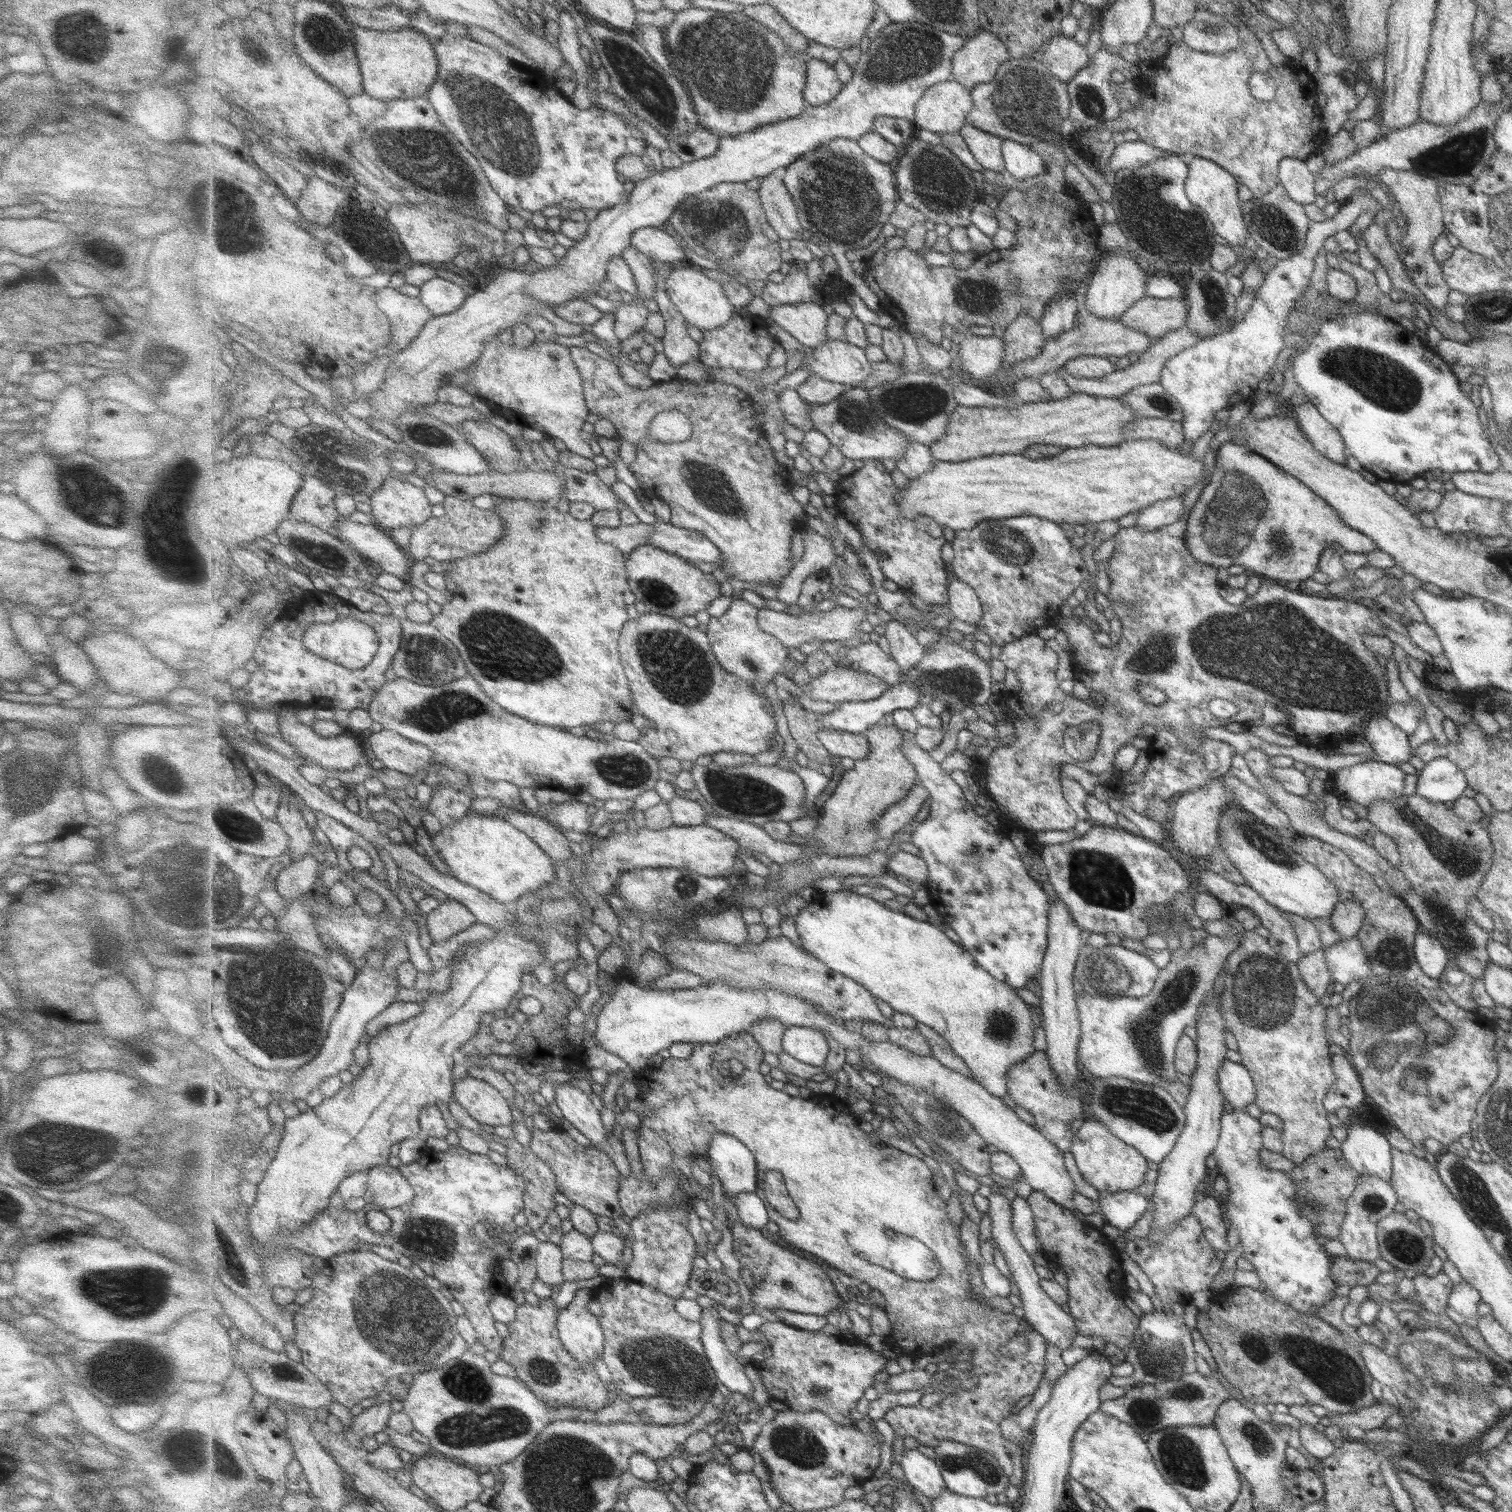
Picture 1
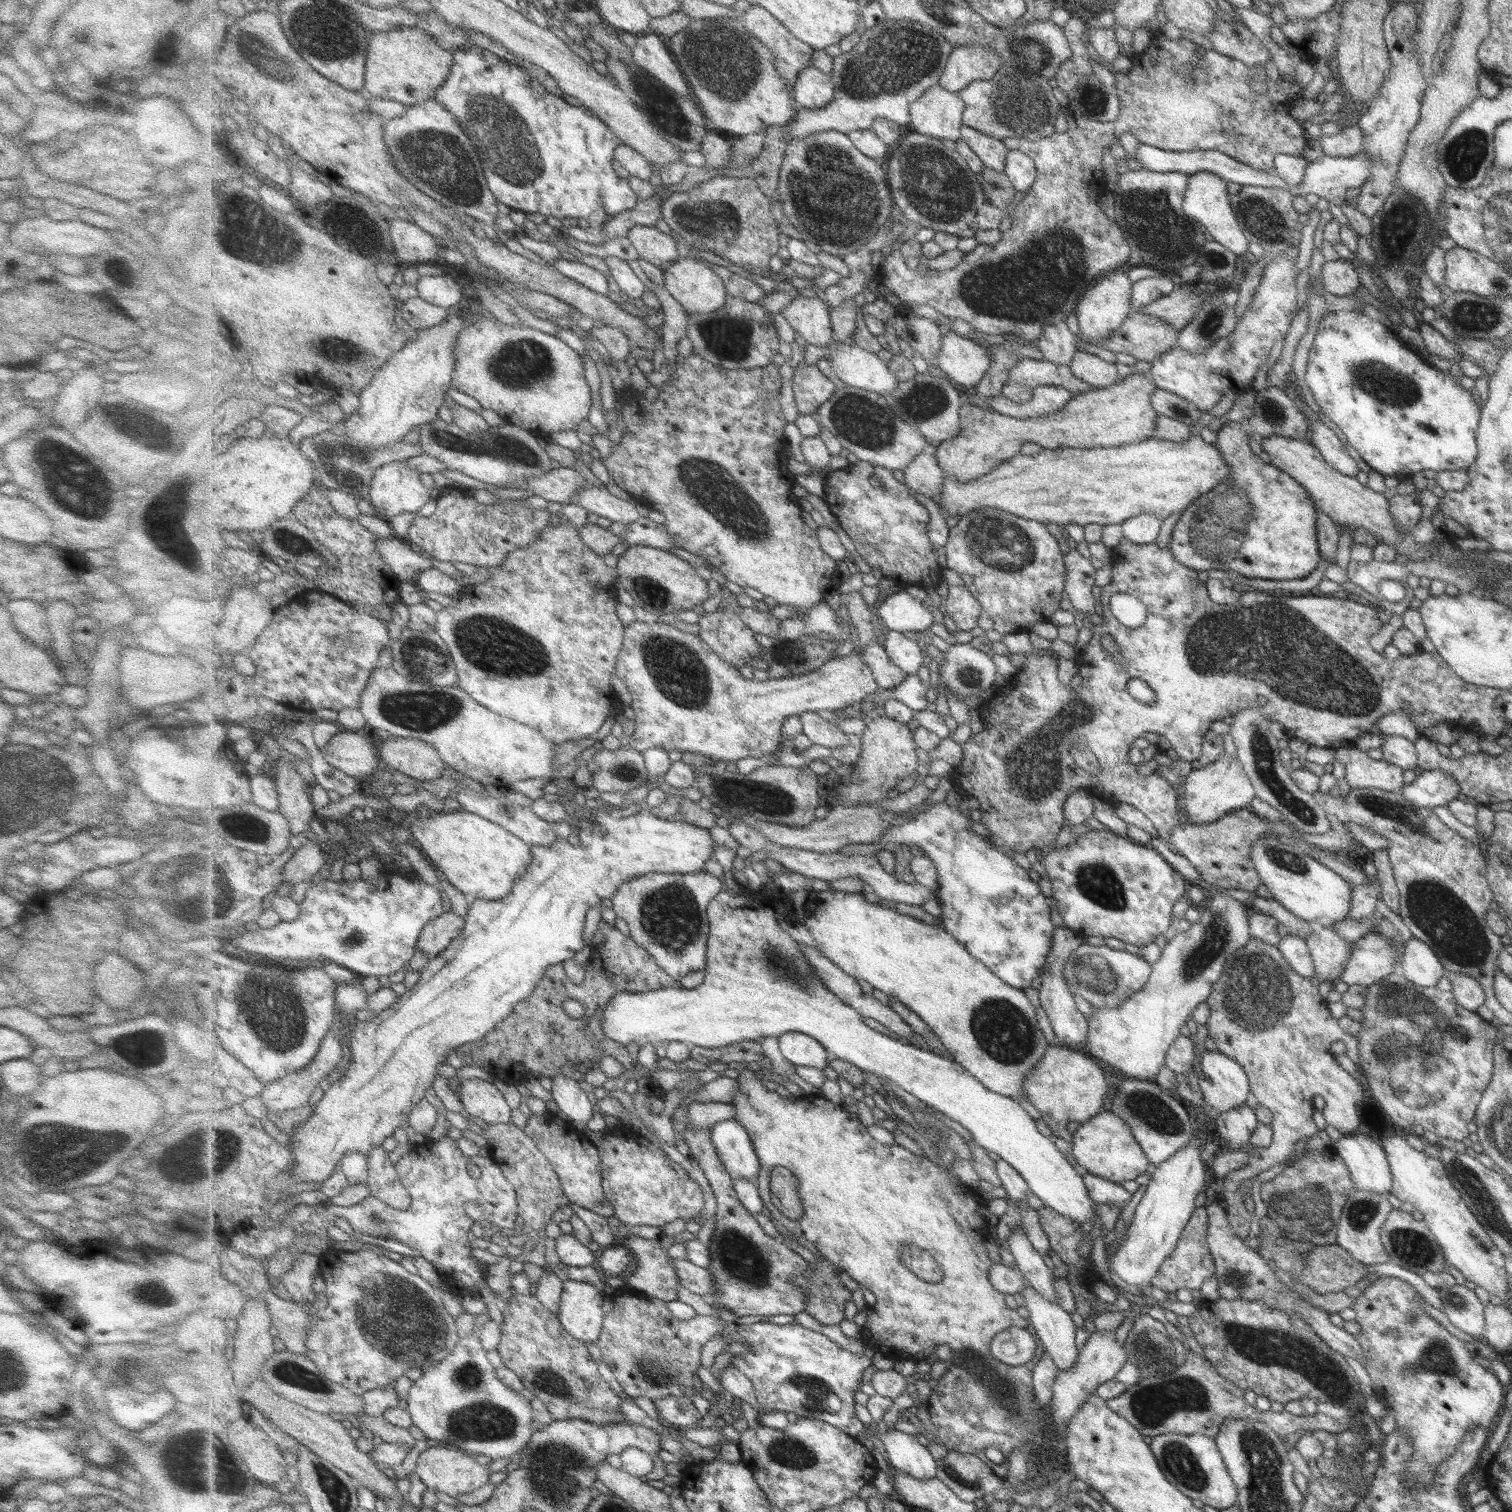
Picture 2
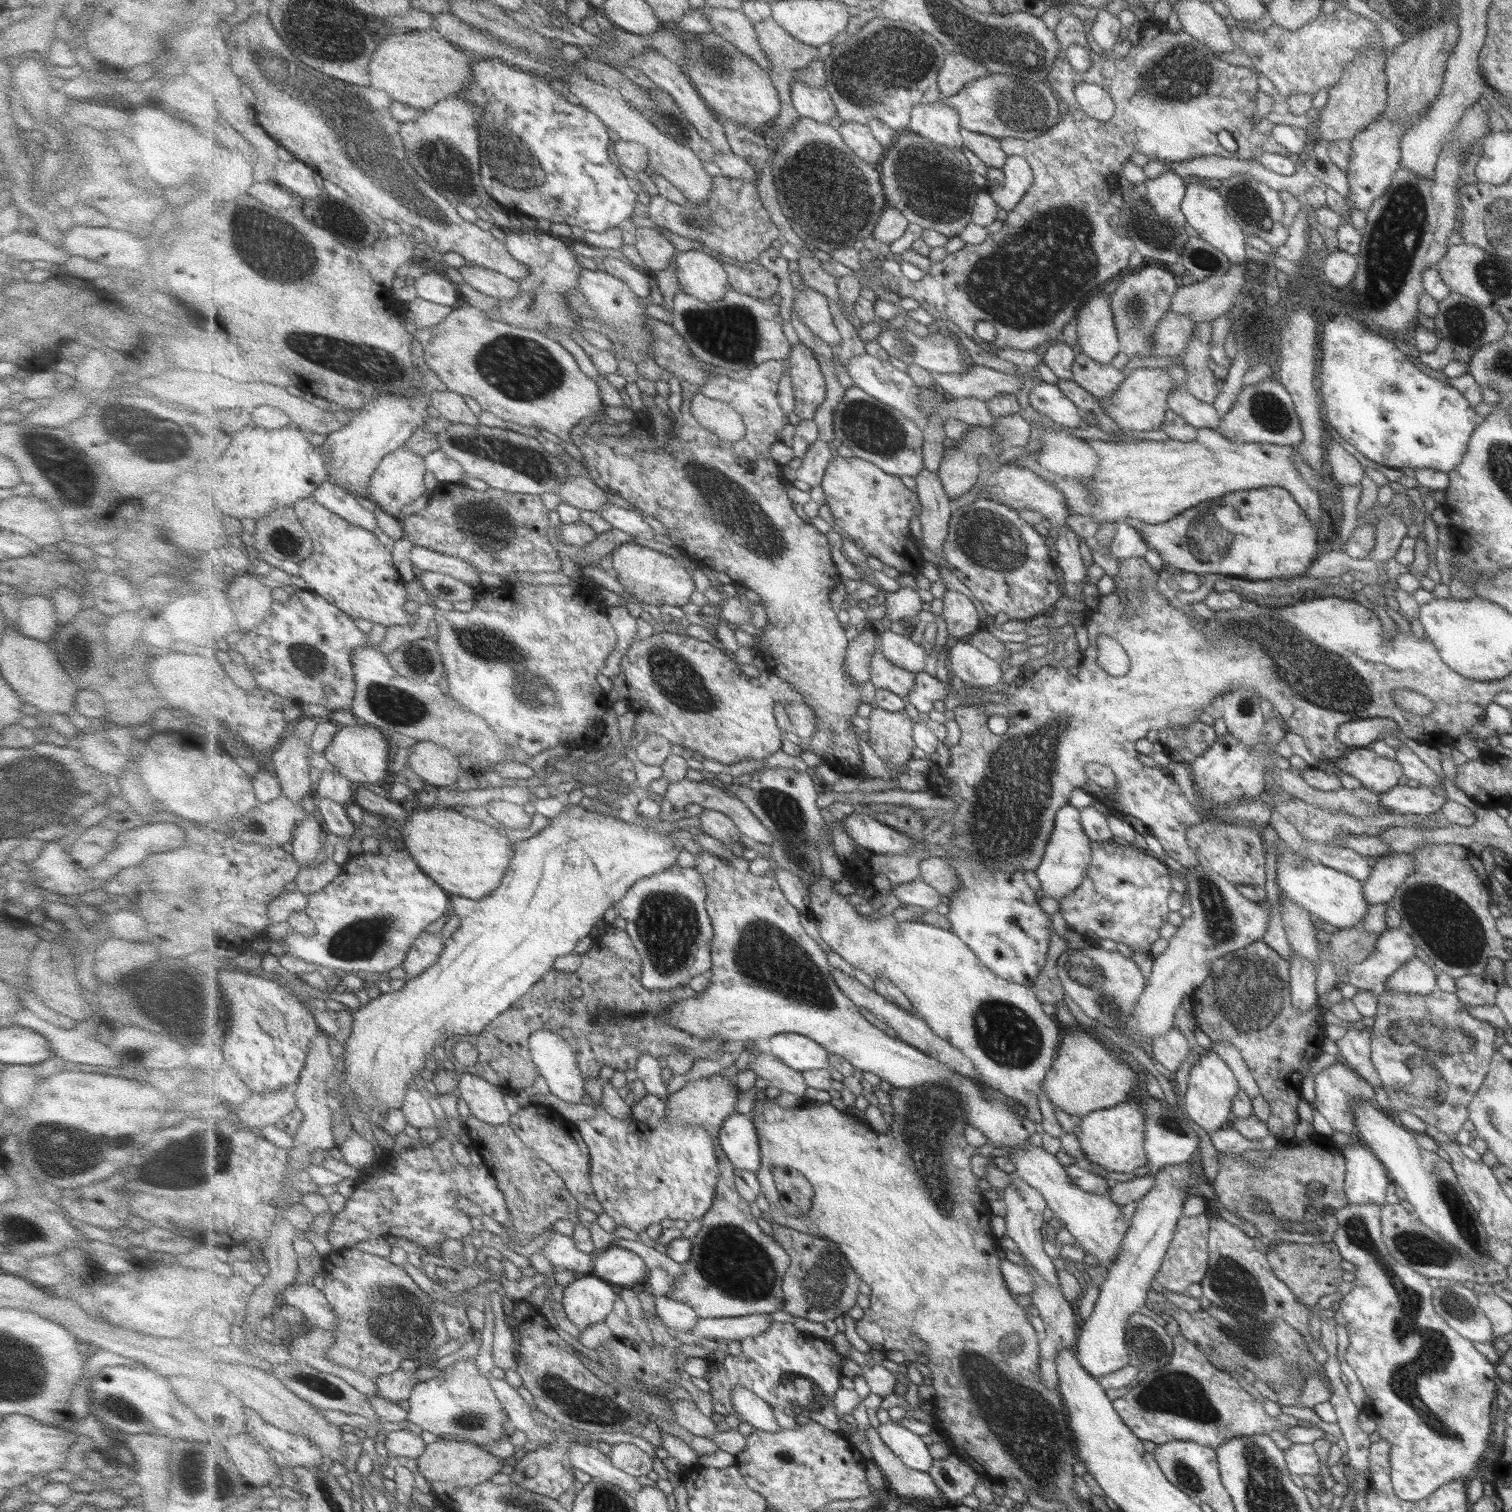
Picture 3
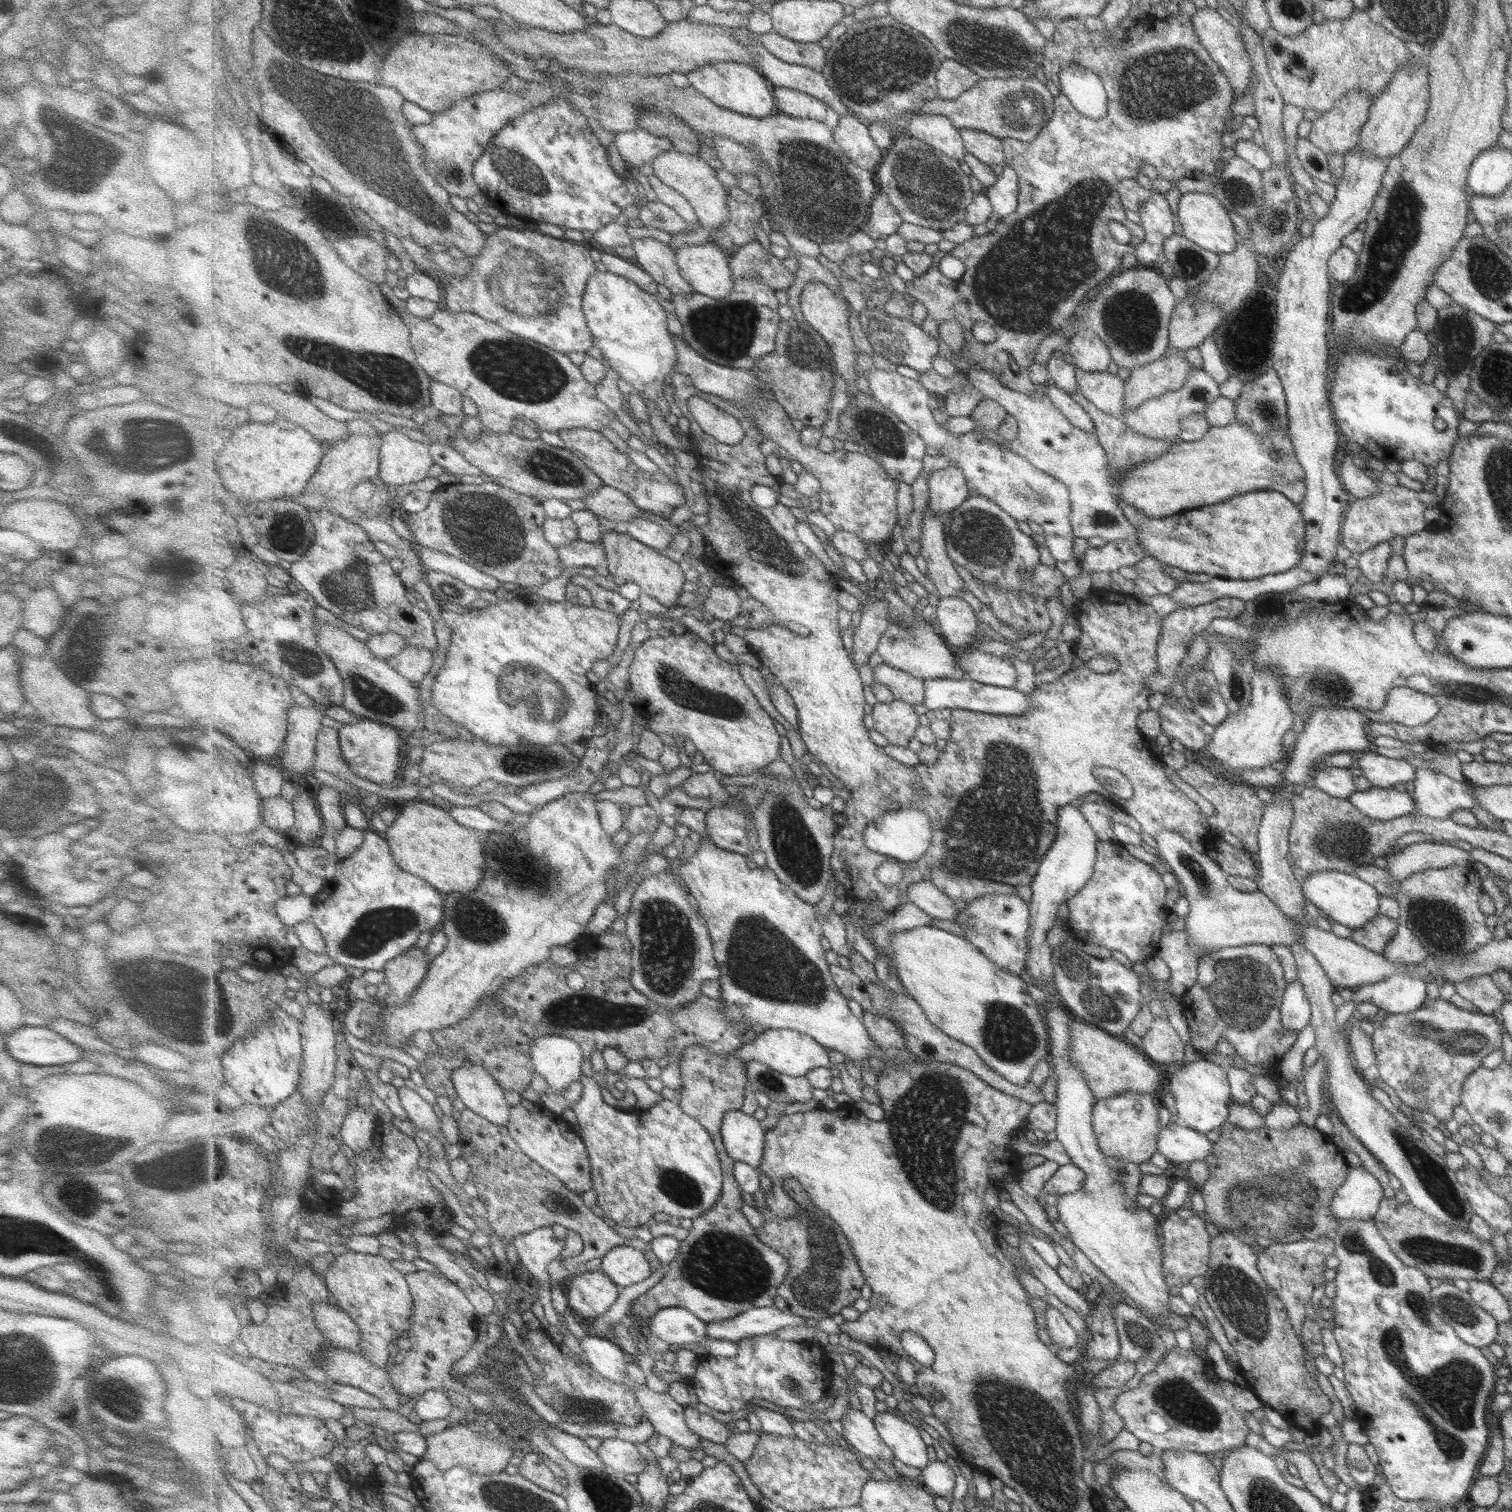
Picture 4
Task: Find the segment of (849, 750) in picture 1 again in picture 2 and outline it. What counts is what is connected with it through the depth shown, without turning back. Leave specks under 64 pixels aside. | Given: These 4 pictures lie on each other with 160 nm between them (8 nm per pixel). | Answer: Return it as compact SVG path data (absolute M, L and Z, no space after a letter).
M807 712L800 715L805 735L813 745L829 749L841 749L849 745L849 736L831 721L827 721L818 713Z

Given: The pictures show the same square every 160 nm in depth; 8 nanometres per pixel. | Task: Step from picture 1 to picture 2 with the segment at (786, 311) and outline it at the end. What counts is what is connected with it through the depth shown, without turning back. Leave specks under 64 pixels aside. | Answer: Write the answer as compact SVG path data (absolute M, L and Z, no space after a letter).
M801 294L781 314L808 344L823 347L834 341L831 307L818 297Z

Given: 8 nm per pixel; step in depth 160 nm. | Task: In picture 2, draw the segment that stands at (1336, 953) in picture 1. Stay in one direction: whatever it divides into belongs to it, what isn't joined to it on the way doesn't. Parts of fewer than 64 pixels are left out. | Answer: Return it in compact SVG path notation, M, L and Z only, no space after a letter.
M1369 932L1352 942L1349 956L1336 981L1368 987L1386 974L1395 972L1397 962L1390 942L1376 932Z

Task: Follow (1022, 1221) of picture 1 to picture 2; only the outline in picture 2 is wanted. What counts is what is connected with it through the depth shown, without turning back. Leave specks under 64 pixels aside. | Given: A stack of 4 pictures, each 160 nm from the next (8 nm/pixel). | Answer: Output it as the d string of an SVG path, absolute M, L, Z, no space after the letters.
M1015 1230L1008 1238L1006 1246L1014 1257L1015 1267L1027 1282L1031 1283L1041 1296L1058 1303L1054 1287L1057 1277L1053 1275L1052 1268L1045 1264L1044 1257L1033 1248L1025 1230Z

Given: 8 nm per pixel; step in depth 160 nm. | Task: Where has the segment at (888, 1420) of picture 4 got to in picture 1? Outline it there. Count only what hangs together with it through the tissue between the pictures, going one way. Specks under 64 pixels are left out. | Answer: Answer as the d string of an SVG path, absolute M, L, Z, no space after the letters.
M903 1449L900 1466L909 1488L921 1492L930 1500L948 1488L942 1469L934 1458L928 1458L916 1449Z

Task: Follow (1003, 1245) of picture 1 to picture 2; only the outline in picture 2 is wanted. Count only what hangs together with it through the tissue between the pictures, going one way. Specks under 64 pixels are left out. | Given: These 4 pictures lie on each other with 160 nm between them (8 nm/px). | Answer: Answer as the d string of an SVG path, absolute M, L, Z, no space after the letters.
M1027 1280L1021 1294L1024 1297L1025 1307L1028 1310L1028 1319L1035 1329L1035 1335L1051 1358L1053 1358L1058 1369L1065 1371L1069 1370L1071 1366L1075 1366L1080 1353L1079 1346L1075 1342L1079 1324L1073 1322L1071 1313L1067 1312L1059 1303L1051 1302L1048 1298L1041 1296Z

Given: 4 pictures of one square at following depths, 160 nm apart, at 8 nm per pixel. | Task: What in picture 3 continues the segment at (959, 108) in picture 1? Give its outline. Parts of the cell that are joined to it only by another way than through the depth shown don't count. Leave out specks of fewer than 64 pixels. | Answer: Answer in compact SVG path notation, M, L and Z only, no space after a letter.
M943 102L914 106L907 131L928 138L949 150L964 150L959 111Z

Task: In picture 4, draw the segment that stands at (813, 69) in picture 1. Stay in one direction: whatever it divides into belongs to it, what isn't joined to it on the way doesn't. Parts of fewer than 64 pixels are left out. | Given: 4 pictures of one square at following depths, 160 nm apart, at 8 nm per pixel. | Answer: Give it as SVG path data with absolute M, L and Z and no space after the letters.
M776 87L774 95L777 102L776 110L792 118L811 118L826 123L831 130L837 129L841 122L838 111L831 108L823 99L785 87Z

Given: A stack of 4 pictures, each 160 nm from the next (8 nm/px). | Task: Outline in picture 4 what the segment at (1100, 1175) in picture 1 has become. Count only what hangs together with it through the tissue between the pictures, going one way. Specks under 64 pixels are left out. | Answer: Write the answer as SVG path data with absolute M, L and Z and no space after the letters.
M1124 1093L1099 1101L1094 1108L1094 1130L1098 1135L1099 1147L1115 1161L1141 1165L1150 1161L1158 1140L1157 1102L1146 1094Z

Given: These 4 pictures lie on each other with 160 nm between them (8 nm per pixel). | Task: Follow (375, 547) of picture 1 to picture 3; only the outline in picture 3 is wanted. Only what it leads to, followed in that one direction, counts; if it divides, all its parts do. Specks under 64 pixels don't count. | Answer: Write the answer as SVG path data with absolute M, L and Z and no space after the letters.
M413 546L408 558L417 575L424 571L438 572L454 576L467 584L480 586L479 570L456 556L441 554L439 551L429 550L423 546Z

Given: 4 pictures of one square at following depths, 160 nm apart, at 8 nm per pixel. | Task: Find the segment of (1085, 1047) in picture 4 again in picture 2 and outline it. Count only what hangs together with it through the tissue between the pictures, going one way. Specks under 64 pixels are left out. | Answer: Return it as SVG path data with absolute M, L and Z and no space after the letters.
M1051 1045L1033 1074L1026 1080L1029 1105L1055 1138L1072 1143L1074 1134L1067 1130L1069 1122L1083 1124L1103 1112L1107 1100L1107 1076L1093 1055L1082 1050Z

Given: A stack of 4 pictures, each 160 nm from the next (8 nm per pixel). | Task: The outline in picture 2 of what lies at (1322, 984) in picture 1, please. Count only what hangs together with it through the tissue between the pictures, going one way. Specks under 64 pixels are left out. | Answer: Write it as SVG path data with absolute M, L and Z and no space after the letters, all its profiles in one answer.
M1315 927L1313 932L1304 938L1304 942L1314 977L1319 982L1336 981L1342 964L1349 956L1352 943L1340 940L1330 927Z

